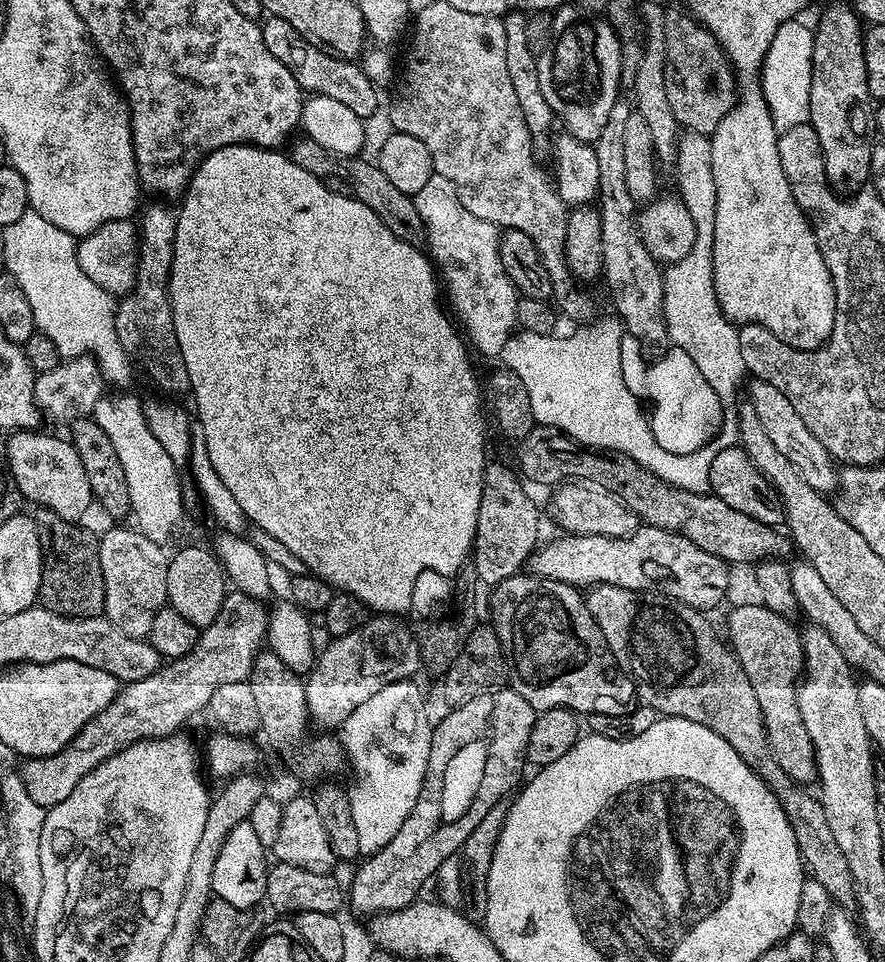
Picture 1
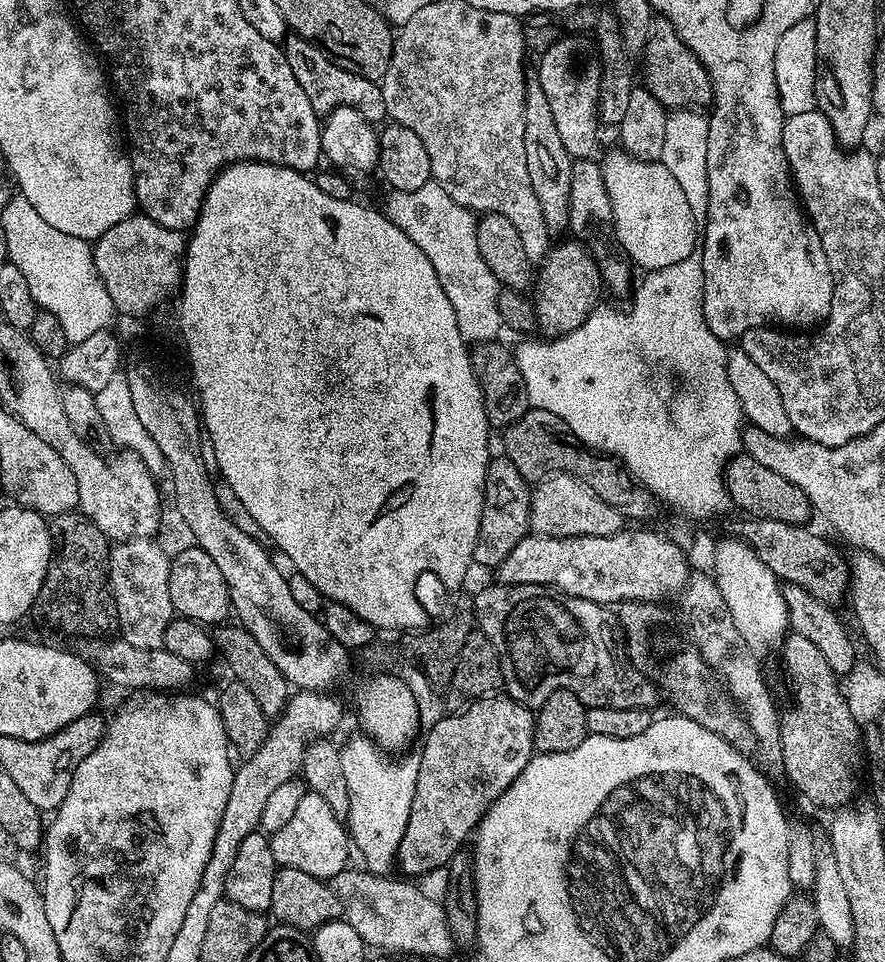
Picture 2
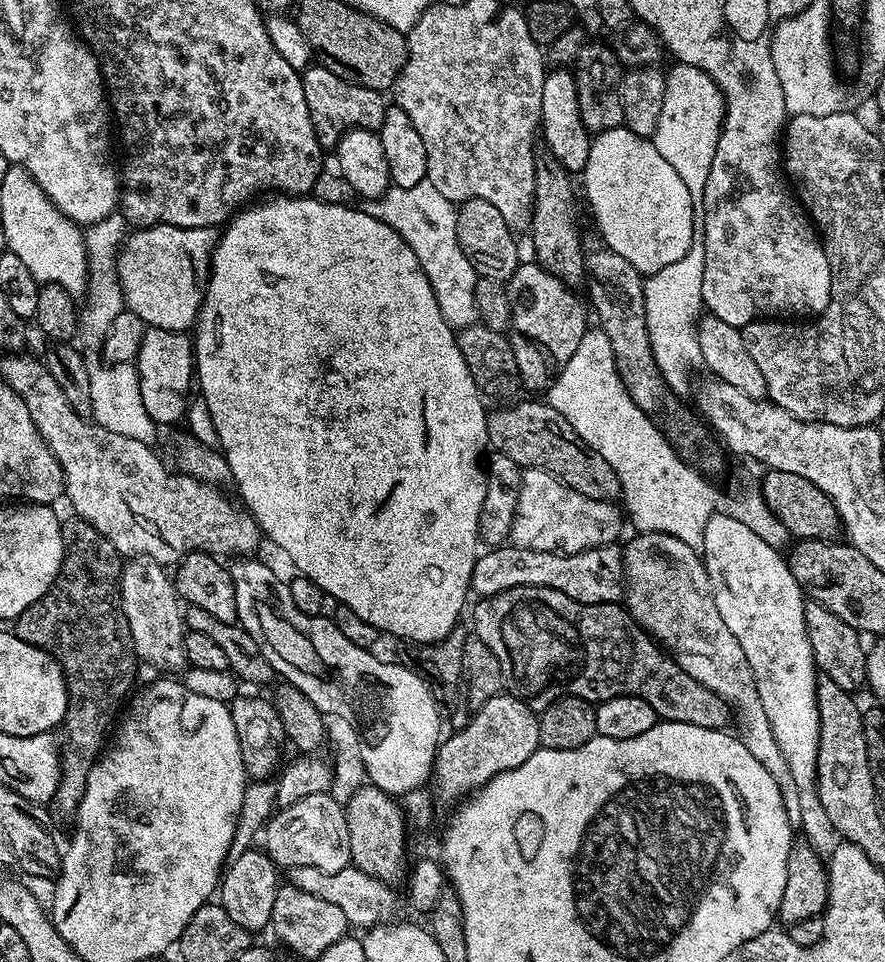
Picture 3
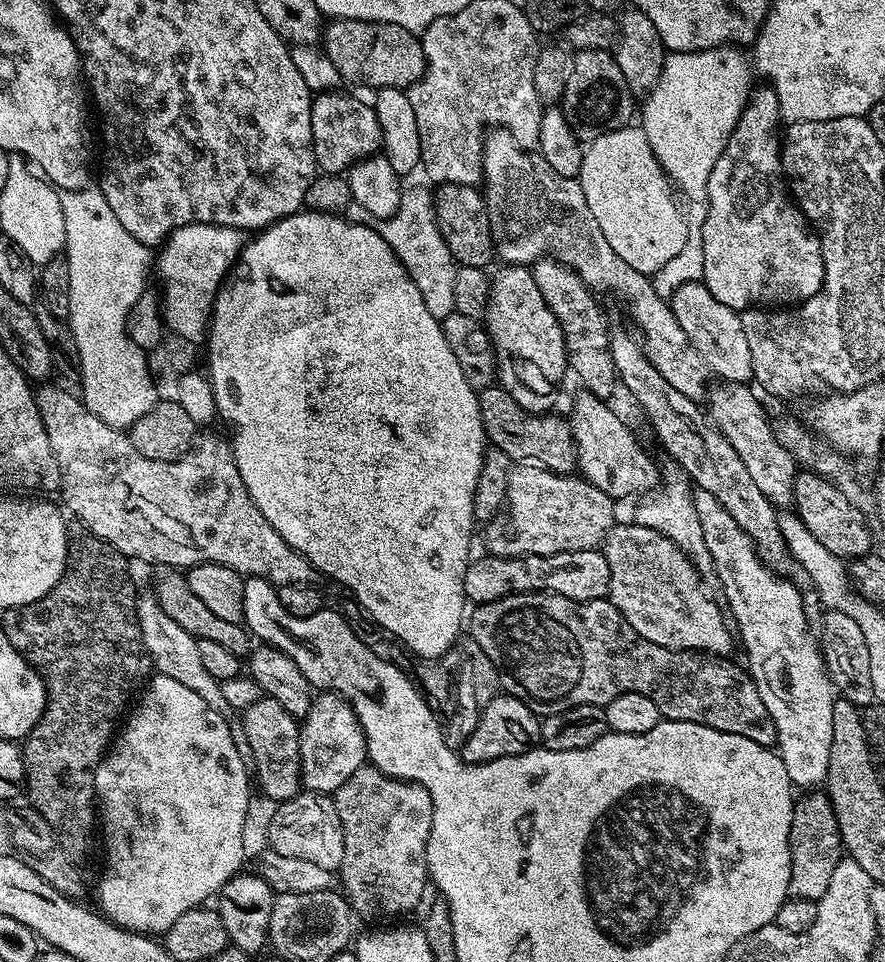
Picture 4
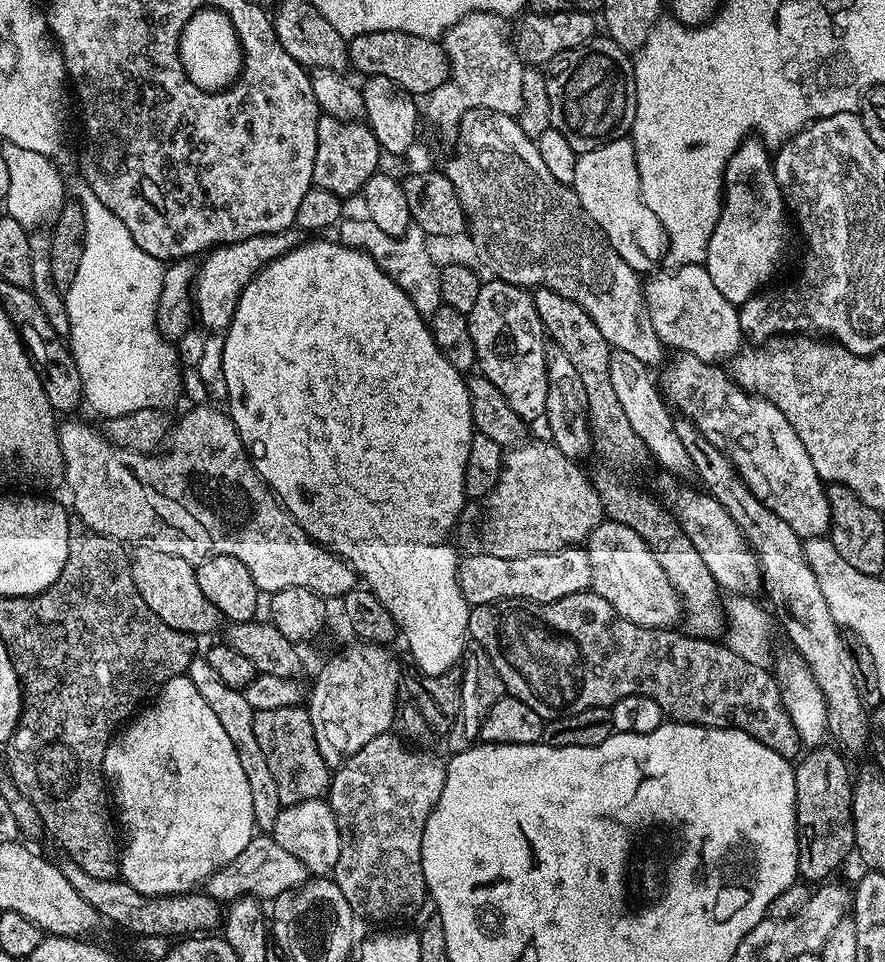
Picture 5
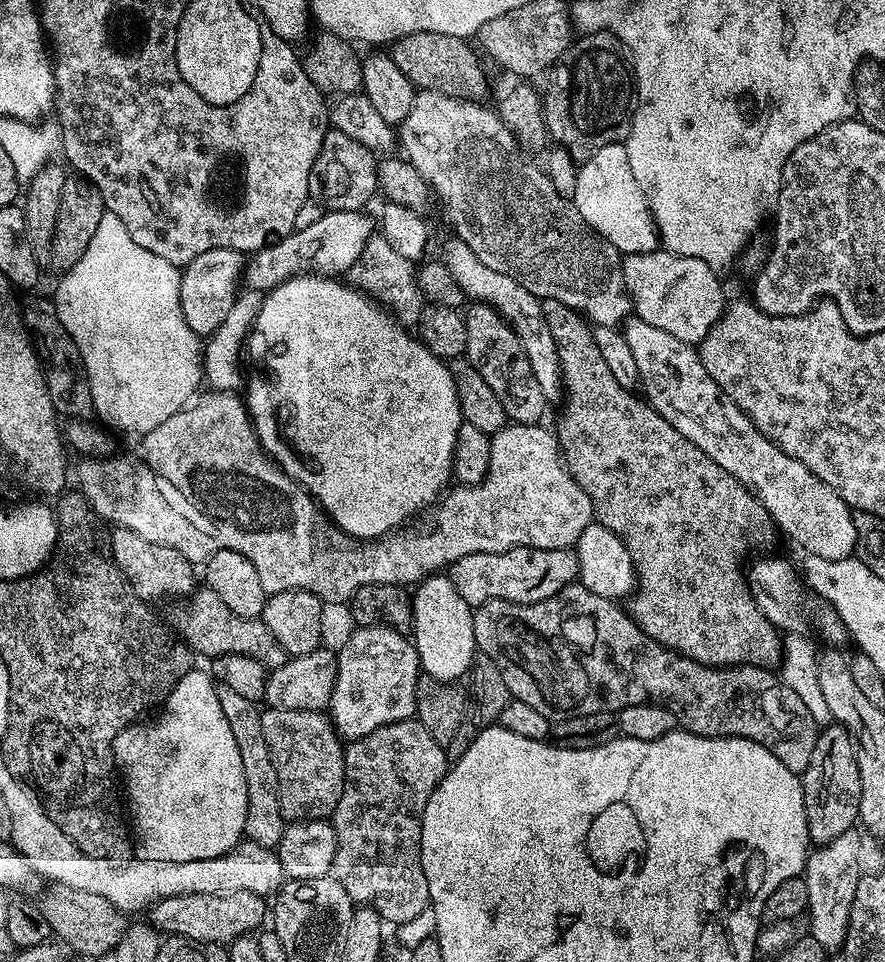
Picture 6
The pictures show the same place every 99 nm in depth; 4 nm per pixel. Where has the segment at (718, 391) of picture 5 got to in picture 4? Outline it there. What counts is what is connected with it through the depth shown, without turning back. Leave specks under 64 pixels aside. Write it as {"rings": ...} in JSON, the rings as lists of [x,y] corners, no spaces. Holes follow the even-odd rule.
{"rings":[[[724,382],[719,385],[720,397],[706,408],[712,417],[711,423],[738,450],[738,458],[746,462],[746,470],[750,470],[750,478],[758,485],[758,490],[766,494],[766,498],[777,509],[788,510],[793,507],[792,482],[796,478],[798,465],[794,457],[780,445],[776,437],[776,429],[770,423],[760,400],[751,392],[748,384]]]}

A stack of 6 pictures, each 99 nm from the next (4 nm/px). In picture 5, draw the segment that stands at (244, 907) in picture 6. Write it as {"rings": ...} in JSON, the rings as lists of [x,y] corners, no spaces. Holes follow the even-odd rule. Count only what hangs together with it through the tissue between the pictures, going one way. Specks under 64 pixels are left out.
{"rings":[[[67,858],[61,861],[58,867],[66,878],[66,882],[70,882],[70,886],[74,886],[74,890],[78,890],[78,894],[82,894],[82,898],[90,902],[90,906],[94,906],[94,910],[100,913],[107,923],[109,920],[110,923],[117,924],[118,927],[125,928],[128,932],[133,932],[133,937],[164,935],[169,938],[188,938],[193,934],[211,933],[215,929],[212,927],[215,924],[217,927],[221,923],[221,905],[207,894],[193,890],[182,896],[171,898],[143,896],[135,892],[123,878],[114,880],[90,878],[90,874],[86,874],[86,870],[82,870],[74,861]]]}

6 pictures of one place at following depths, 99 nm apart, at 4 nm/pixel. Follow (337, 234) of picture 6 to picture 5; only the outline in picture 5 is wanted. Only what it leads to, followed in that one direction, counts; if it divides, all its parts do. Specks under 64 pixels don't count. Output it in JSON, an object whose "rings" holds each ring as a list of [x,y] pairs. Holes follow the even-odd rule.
{"rings":[[[293,226],[284,232],[274,234],[258,234],[254,238],[246,238],[242,242],[221,244],[220,247],[211,249],[199,261],[194,272],[194,316],[207,331],[220,334],[232,321],[238,298],[242,290],[249,284],[253,276],[257,276],[270,262],[274,262],[282,254],[292,248],[297,248],[302,242],[302,233]]]}

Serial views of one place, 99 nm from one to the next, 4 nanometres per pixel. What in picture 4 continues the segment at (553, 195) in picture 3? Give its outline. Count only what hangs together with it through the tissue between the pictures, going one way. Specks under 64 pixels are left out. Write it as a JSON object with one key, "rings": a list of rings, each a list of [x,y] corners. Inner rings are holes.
{"rings":[[[545,258],[531,265],[534,282],[538,282],[538,290],[542,290],[542,298],[558,318],[562,326],[562,334],[566,342],[569,369],[580,375],[580,380],[587,391],[595,396],[608,398],[618,388],[618,377],[614,358],[610,350],[610,327],[602,309],[596,305],[597,297],[588,288],[578,274],[574,274],[565,264]]]}

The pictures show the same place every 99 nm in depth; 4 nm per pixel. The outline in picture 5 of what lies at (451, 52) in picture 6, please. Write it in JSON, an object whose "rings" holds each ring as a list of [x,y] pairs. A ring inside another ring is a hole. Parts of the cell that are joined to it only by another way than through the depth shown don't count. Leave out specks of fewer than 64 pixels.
{"rings":[[[378,30],[351,37],[348,40],[348,63],[361,72],[361,77],[390,78],[390,82],[402,86],[417,98],[427,97],[448,80],[448,55],[444,52],[443,43],[398,30]]]}

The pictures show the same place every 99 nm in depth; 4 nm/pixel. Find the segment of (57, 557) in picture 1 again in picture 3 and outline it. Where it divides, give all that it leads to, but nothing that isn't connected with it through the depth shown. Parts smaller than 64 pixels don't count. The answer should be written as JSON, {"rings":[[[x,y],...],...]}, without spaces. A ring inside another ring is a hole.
{"rings":[[[75,514],[69,516],[69,520],[65,519],[60,526],[64,543],[64,561],[60,573],[56,575],[56,581],[46,590],[46,594],[42,594],[38,602],[22,610],[22,614],[16,617],[14,631],[18,638],[22,638],[22,642],[30,642],[49,652],[60,664],[68,683],[68,713],[64,715],[62,725],[62,732],[68,735],[68,744],[66,740],[62,748],[60,781],[58,790],[50,801],[50,812],[53,817],[72,818],[76,815],[76,807],[80,805],[86,778],[105,747],[106,737],[113,727],[112,715],[115,714],[120,699],[133,691],[132,679],[135,681],[138,676],[138,660],[134,655],[126,614],[120,609],[122,556],[90,522],[80,519]]]}

